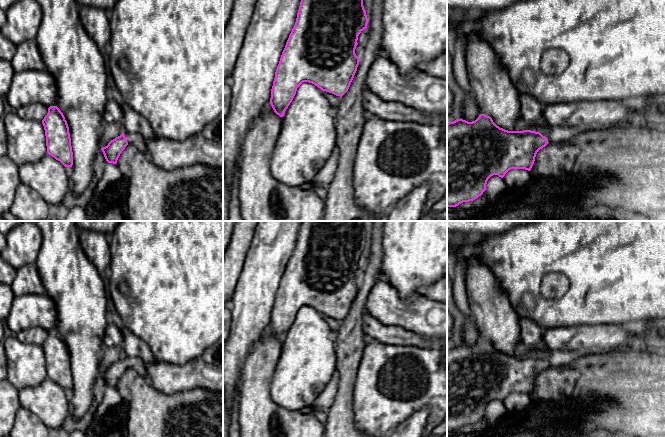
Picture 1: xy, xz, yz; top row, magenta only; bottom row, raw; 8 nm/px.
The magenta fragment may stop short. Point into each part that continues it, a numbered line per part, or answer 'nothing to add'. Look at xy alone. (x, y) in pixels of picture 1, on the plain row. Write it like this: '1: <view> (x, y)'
1: xy (138, 365)

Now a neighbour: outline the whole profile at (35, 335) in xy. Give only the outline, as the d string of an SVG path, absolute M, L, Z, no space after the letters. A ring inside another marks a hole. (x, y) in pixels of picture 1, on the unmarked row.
M31 327L21 330L16 335L17 339L23 343L41 345L48 337L48 332L40 327Z

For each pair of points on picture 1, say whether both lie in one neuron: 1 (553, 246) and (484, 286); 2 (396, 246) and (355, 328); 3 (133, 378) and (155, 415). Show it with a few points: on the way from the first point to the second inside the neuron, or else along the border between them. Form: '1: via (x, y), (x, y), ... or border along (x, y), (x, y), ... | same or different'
1: border along (480, 262), (492, 272), (499, 286), (509, 299) | different
2: border along (382, 249), (381, 273) | different
3: via (136, 387), (147, 406) | same

